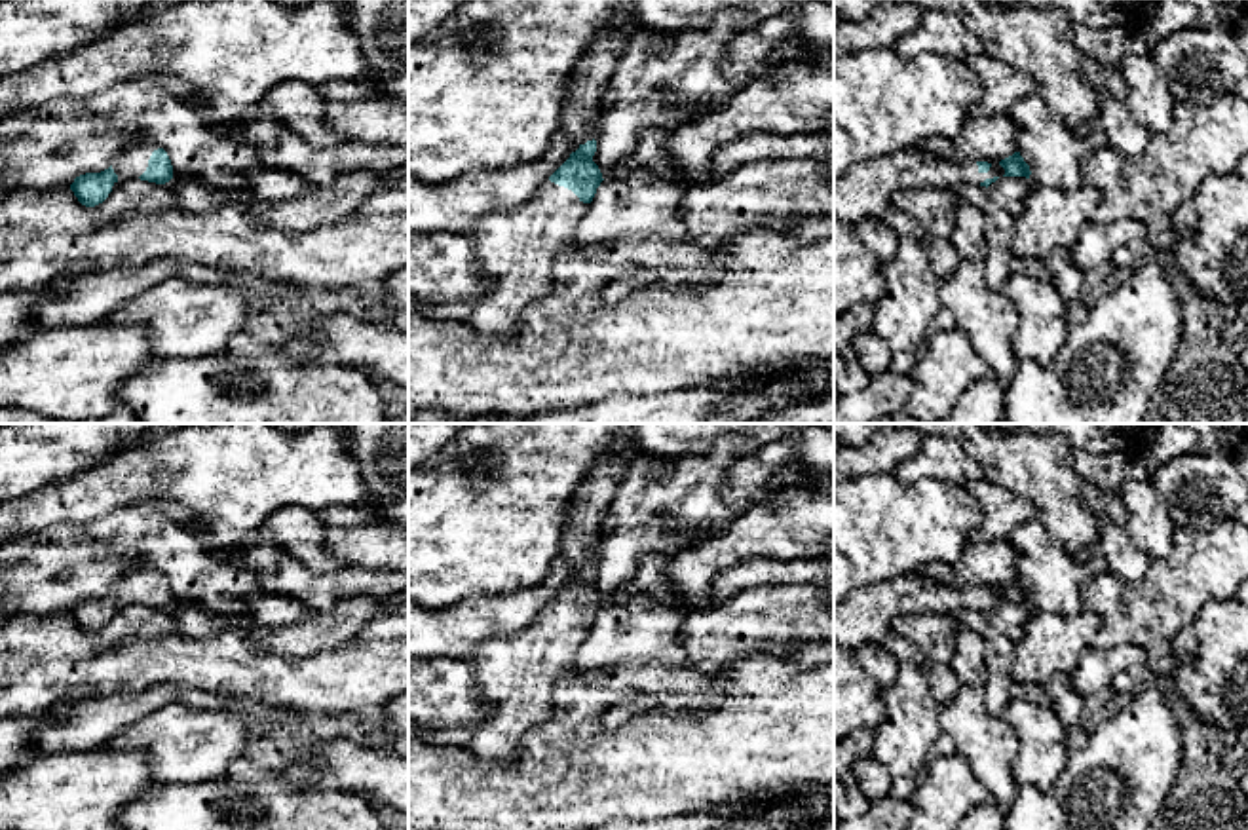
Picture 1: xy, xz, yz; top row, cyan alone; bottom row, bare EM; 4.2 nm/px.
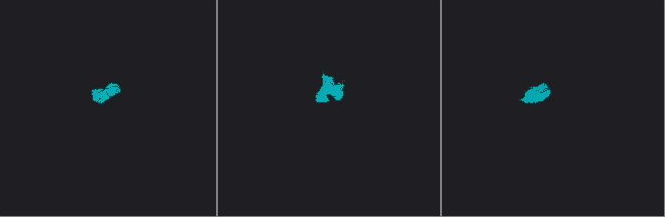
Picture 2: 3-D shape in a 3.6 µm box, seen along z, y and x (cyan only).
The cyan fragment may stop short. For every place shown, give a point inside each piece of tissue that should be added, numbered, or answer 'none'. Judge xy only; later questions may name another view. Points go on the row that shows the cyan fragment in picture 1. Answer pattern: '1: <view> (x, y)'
1: xy (132, 162)

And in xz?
1: xz (591, 76)
2: xz (517, 249)

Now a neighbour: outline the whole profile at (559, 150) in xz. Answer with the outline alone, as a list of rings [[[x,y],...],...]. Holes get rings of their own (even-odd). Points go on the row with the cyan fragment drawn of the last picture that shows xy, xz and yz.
[[[558,131],[541,160],[509,171],[469,171],[441,184],[422,184],[408,175],[408,232],[471,237],[486,215],[530,201],[572,152],[570,139]]]

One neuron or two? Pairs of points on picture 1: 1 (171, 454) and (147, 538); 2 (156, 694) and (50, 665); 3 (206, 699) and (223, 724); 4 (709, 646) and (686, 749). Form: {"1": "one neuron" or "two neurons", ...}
{"1": "two neurons", "2": "two neurons", "3": "two neurons", "4": "two neurons"}

